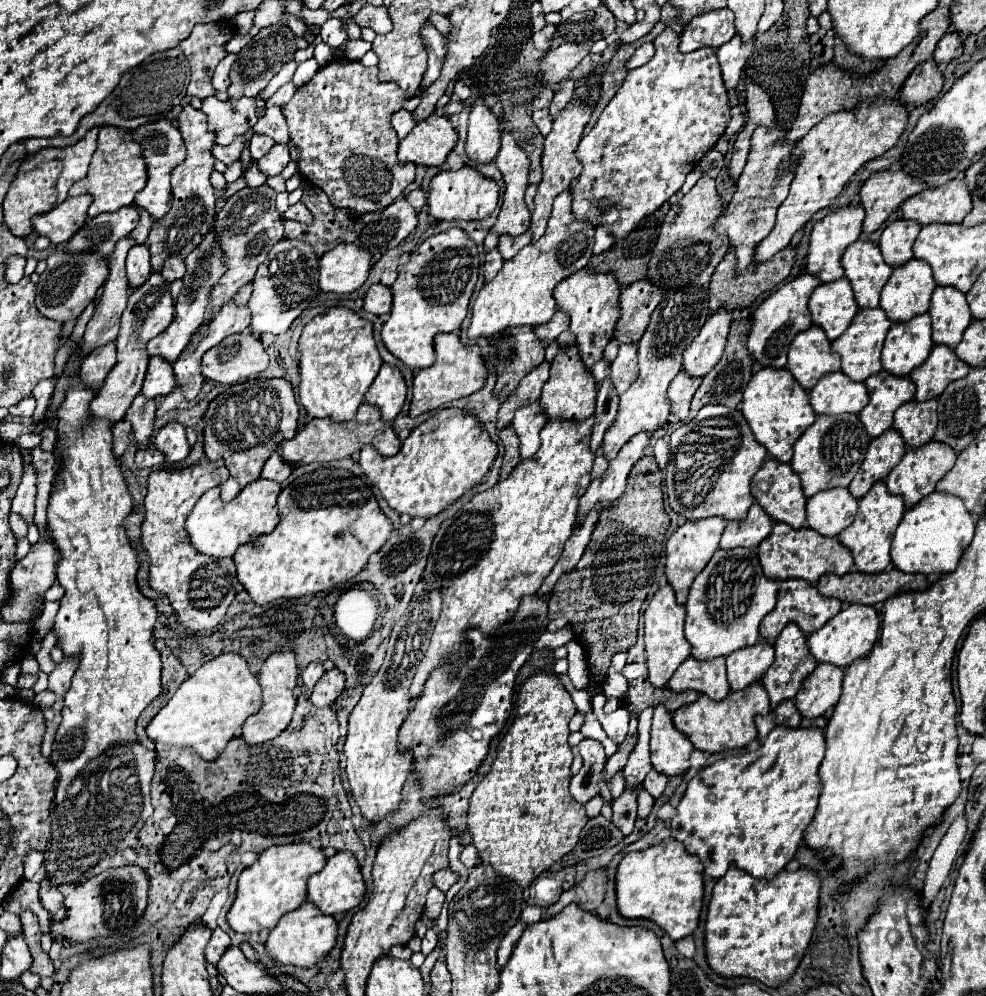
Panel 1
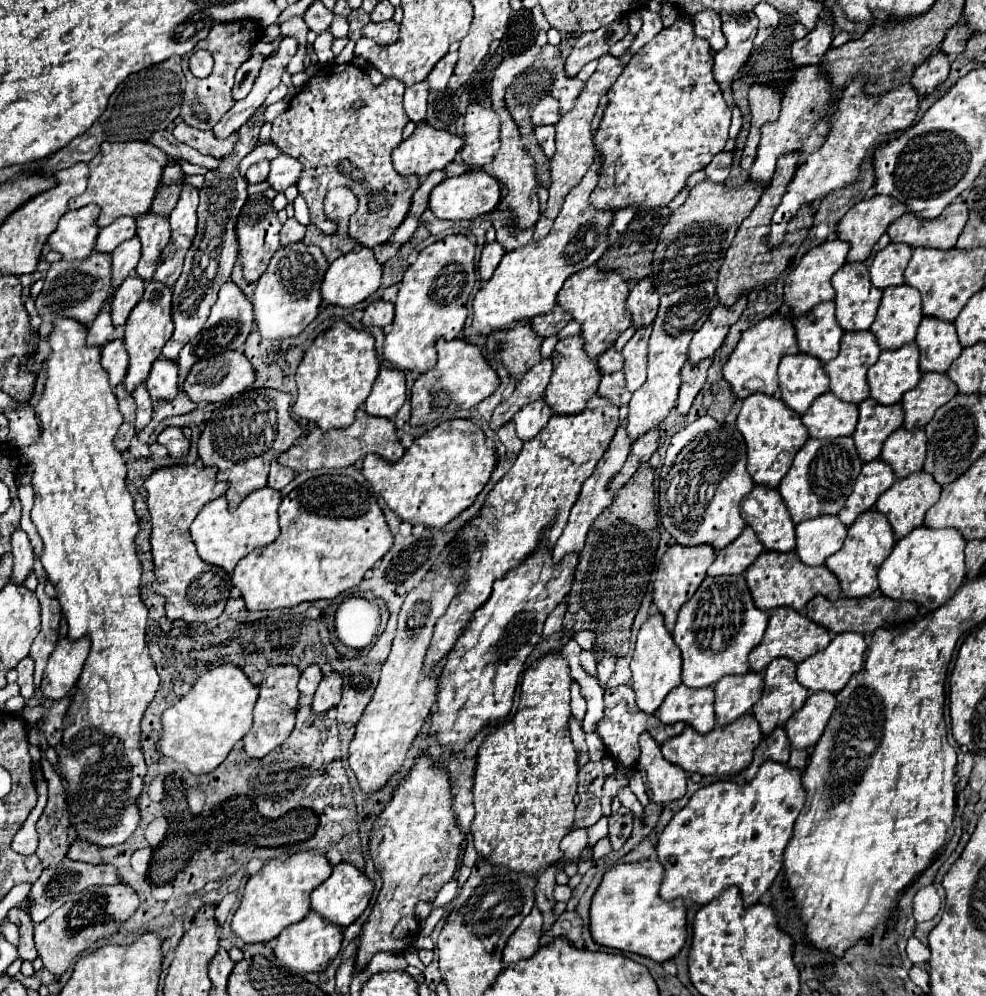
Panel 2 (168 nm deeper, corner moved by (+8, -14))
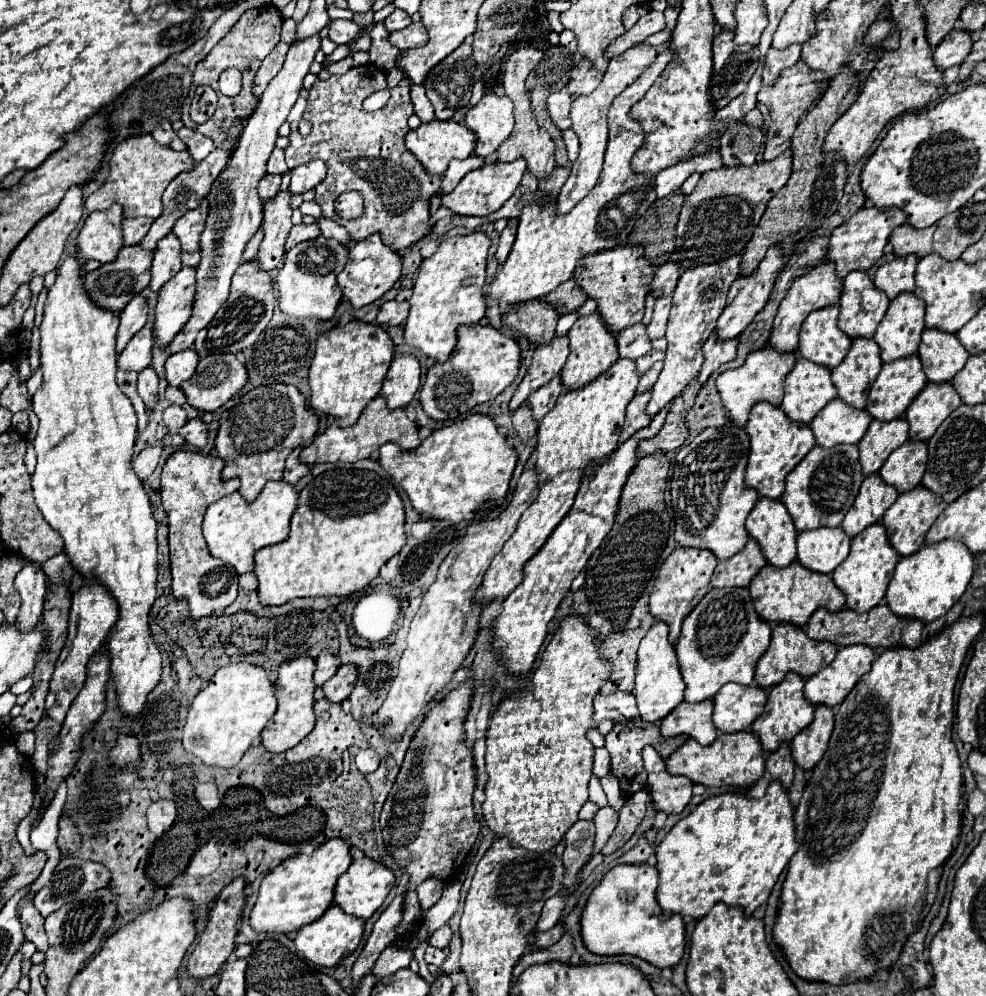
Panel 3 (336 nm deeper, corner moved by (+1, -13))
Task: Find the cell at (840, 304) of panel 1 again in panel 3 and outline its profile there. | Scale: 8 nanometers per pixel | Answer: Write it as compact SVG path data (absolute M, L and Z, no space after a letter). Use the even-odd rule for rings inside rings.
M838 305L824 307L806 317L798 351L804 359L834 369L850 349L850 337L838 329Z

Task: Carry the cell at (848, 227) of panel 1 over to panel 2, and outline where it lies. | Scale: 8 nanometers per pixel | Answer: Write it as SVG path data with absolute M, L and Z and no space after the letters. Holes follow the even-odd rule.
M831 238L831 240L827 240L827 242L823 242L821 246L817 246L817 248L811 248L803 258L801 258L801 262L799 262L799 266L787 276L787 280L785 280L785 294L783 294L783 302L787 304L785 306L785 312L789 314L789 318L793 318L793 320L797 320L799 316L803 316L803 314L807 314L813 306L817 306L817 304L821 304L821 302L829 302L829 300L833 300L835 298L835 290L833 290L833 286L831 286L831 276L845 264L845 256L847 256L847 250L849 250L849 244L847 242L841 242L841 240L837 240L837 238Z

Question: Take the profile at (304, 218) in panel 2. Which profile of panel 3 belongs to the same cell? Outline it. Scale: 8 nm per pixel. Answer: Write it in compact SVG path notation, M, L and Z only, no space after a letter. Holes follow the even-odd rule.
M320 217L320 219L316 219L316 225L318 225L318 229L322 231L322 235L324 235L326 239L336 239L336 241L340 241L342 245L350 245L350 243L352 243L348 231L346 231L344 227L336 225L334 221L330 221L330 219L326 219L326 217Z

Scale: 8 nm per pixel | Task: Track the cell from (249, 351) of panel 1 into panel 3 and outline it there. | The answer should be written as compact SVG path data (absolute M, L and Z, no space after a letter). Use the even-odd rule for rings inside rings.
M234 353L200 359L196 373L182 383L188 403L200 411L216 411L248 383L248 371Z

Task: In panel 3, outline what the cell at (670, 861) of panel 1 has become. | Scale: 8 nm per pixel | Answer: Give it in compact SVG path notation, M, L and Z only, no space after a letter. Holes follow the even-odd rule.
M616 865L592 891L582 913L584 945L596 955L636 955L664 969L674 967L686 945L686 929L680 915L664 917L658 901L658 869L652 865Z

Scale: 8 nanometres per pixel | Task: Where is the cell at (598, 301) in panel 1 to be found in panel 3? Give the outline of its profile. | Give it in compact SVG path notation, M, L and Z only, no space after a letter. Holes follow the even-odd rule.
M614 247L610 251L600 251L592 257L584 257L576 265L574 281L576 285L598 303L598 315L612 335L618 335L624 327L636 325L644 315L644 299L650 291L650 281L654 277L654 267L644 259L640 247Z

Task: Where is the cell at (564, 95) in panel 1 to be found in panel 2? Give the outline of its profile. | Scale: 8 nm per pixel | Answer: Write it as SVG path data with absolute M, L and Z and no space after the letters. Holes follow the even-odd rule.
M559 72L555 76L555 84L553 86L555 86L553 88L553 96L561 104L561 114L565 114L565 112L569 112L573 108L577 96L585 88L585 82L581 82L579 78L569 78L565 72Z

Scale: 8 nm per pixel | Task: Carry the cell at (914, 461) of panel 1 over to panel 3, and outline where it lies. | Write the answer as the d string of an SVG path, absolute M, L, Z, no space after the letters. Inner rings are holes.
M918 485L916 489L908 491L908 493L900 493L898 499L886 509L886 513L882 517L882 525L886 527L886 533L888 533L892 547L900 555L912 555L914 551L920 549L920 545L924 545L928 529L932 527L936 517L946 507L942 503L944 501L940 501L940 497L936 497L936 493L928 493L928 489L924 489L924 485Z

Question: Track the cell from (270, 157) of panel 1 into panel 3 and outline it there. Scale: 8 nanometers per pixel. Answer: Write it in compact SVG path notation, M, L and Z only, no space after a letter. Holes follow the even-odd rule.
M314 159L310 163L298 165L296 169L290 169L290 191L292 193L304 193L308 189L314 189L326 175L326 165L320 159Z

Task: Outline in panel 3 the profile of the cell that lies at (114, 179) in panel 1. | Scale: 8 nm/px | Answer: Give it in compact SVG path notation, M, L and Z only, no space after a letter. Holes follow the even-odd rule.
M136 135L128 137L114 149L110 157L110 173L106 181L84 201L88 211L108 209L112 203L122 205L124 217L150 217L156 219L162 213L162 193L168 183L182 171L190 171L194 167L192 155L188 151L174 151L170 147L158 145L152 135Z

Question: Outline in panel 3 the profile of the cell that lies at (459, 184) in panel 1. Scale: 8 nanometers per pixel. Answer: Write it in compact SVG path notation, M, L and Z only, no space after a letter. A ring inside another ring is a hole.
M516 159L514 163L488 163L476 171L470 171L452 193L442 195L442 207L448 207L456 215L474 215L484 217L488 213L498 211L516 191L516 187L522 181L522 175L526 173L526 163L522 159Z

